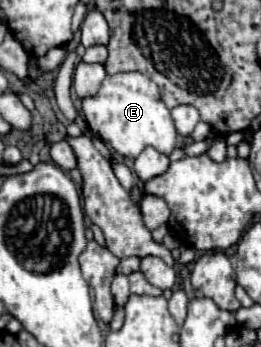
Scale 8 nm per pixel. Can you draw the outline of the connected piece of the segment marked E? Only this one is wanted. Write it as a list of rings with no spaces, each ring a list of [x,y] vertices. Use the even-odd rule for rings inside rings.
[[[120,72],[106,76],[94,98],[82,100],[82,112],[94,134],[124,158],[136,158],[146,146],[170,156],[178,144],[178,134],[170,118],[170,110],[162,102],[160,88],[142,72]]]

